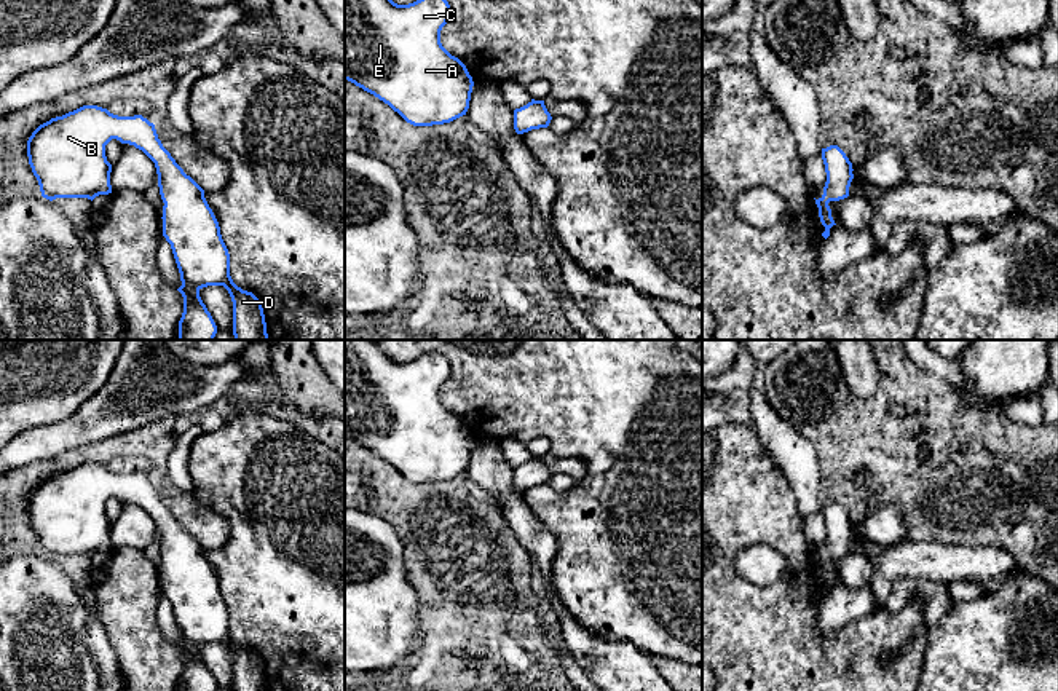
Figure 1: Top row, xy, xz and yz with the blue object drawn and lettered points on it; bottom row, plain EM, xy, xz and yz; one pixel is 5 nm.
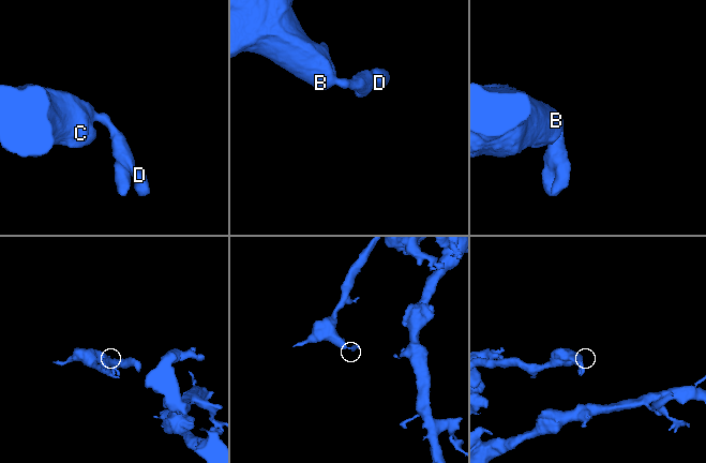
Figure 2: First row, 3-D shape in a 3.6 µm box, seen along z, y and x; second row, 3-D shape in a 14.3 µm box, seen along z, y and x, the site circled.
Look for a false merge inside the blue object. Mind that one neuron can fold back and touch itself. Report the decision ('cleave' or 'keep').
keep

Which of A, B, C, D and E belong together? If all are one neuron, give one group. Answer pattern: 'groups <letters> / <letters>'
groups A B C D E

